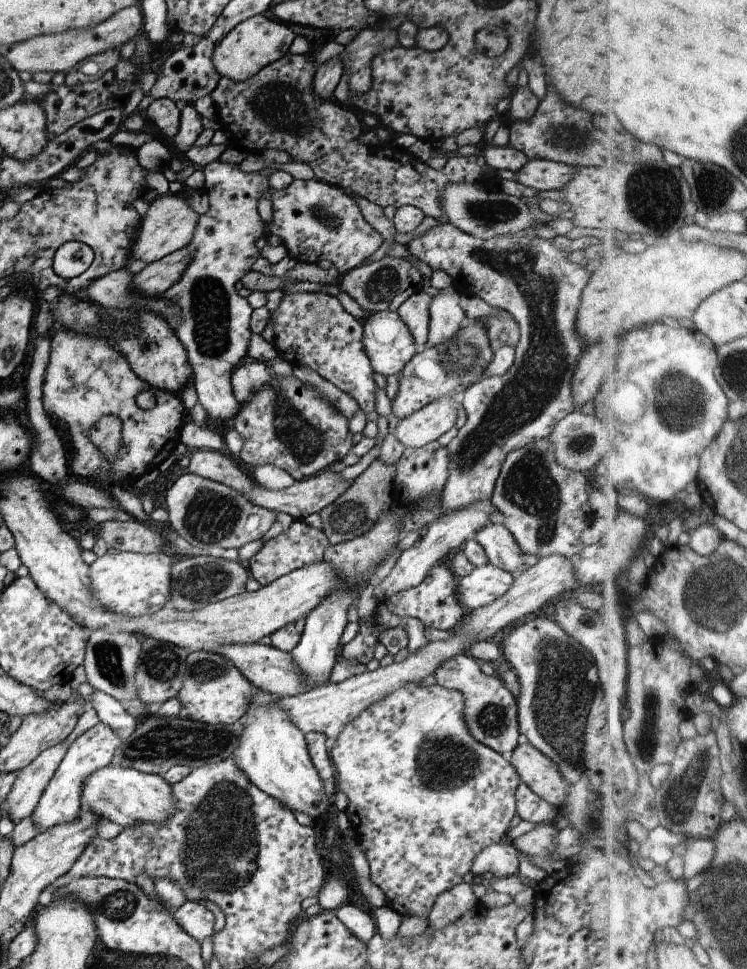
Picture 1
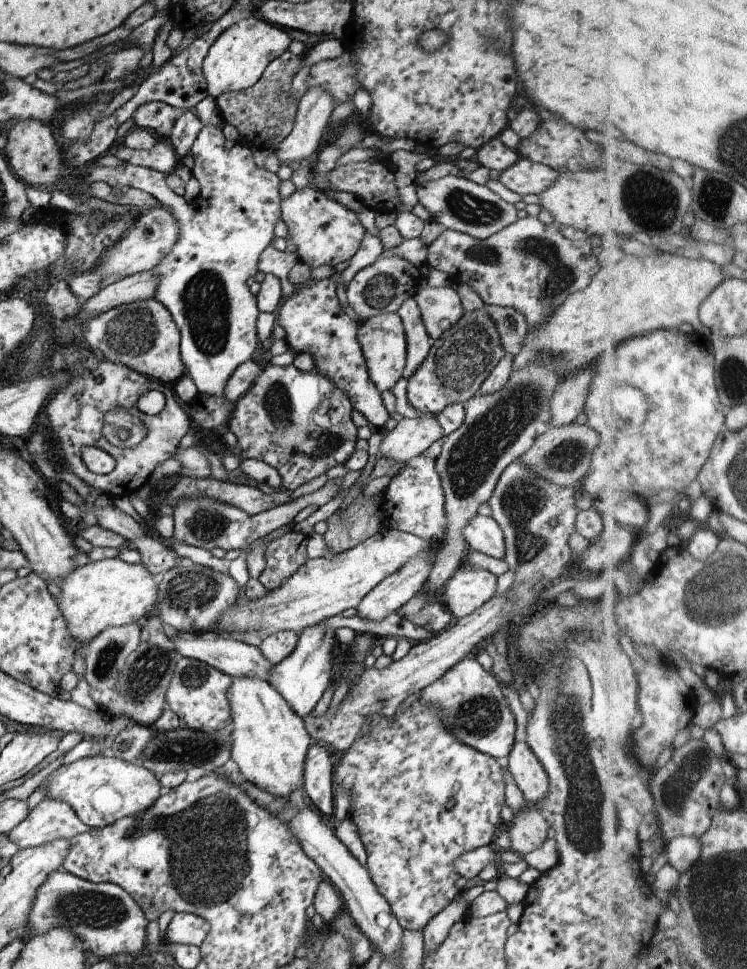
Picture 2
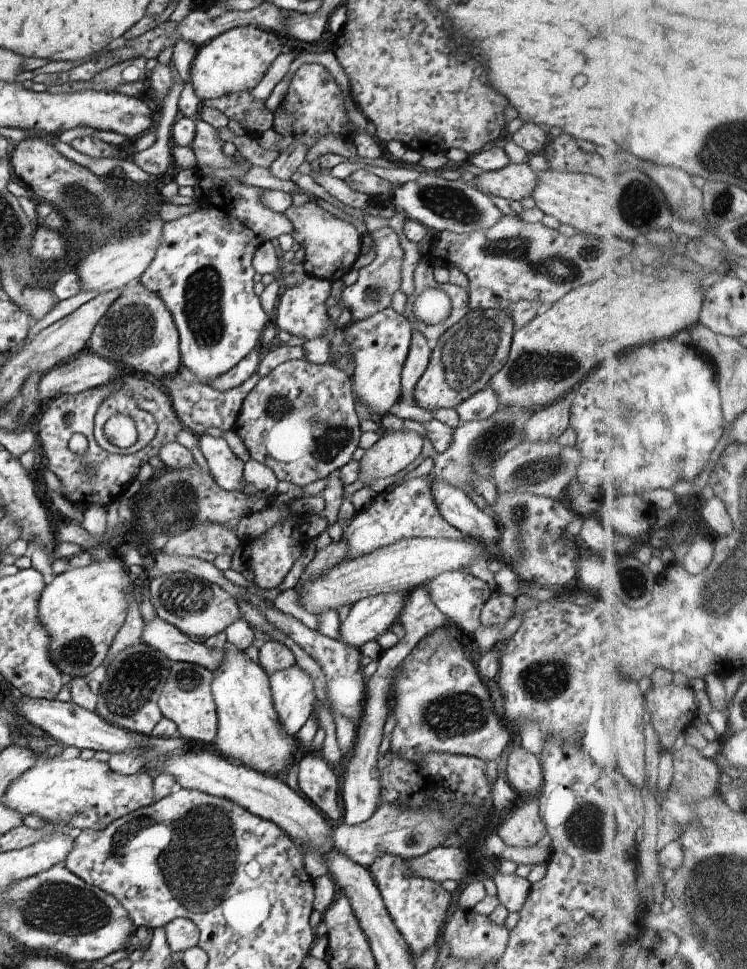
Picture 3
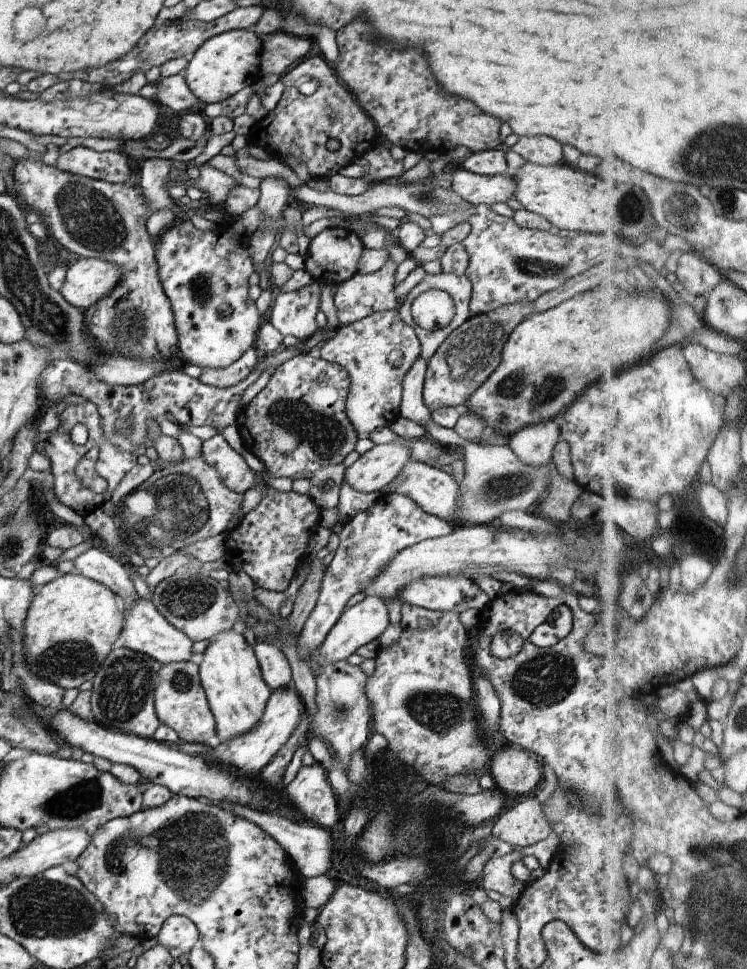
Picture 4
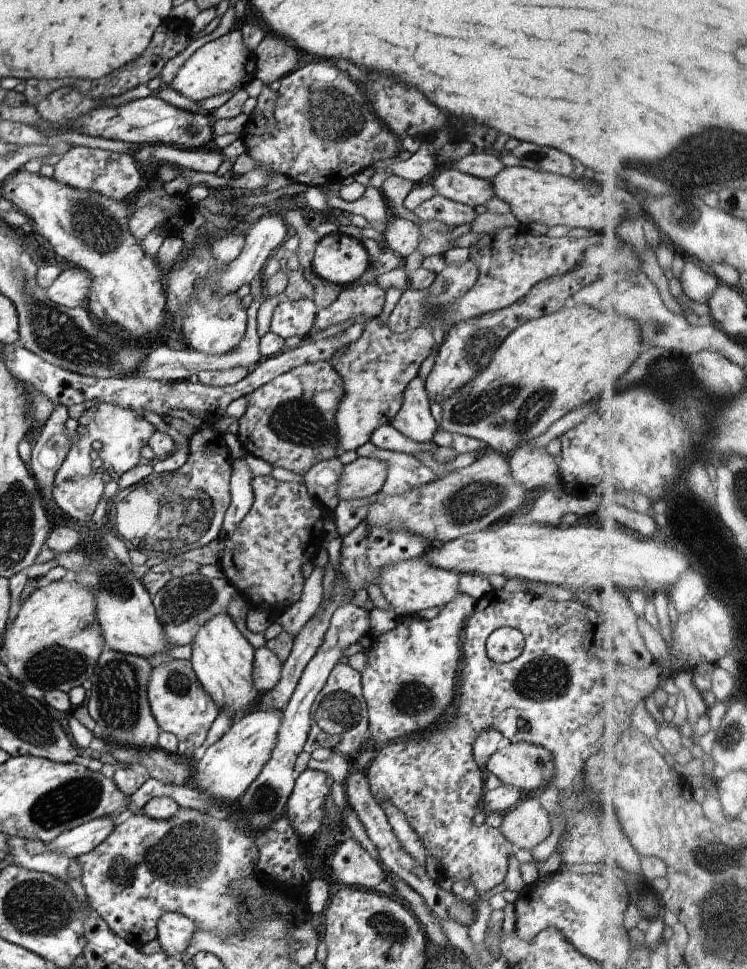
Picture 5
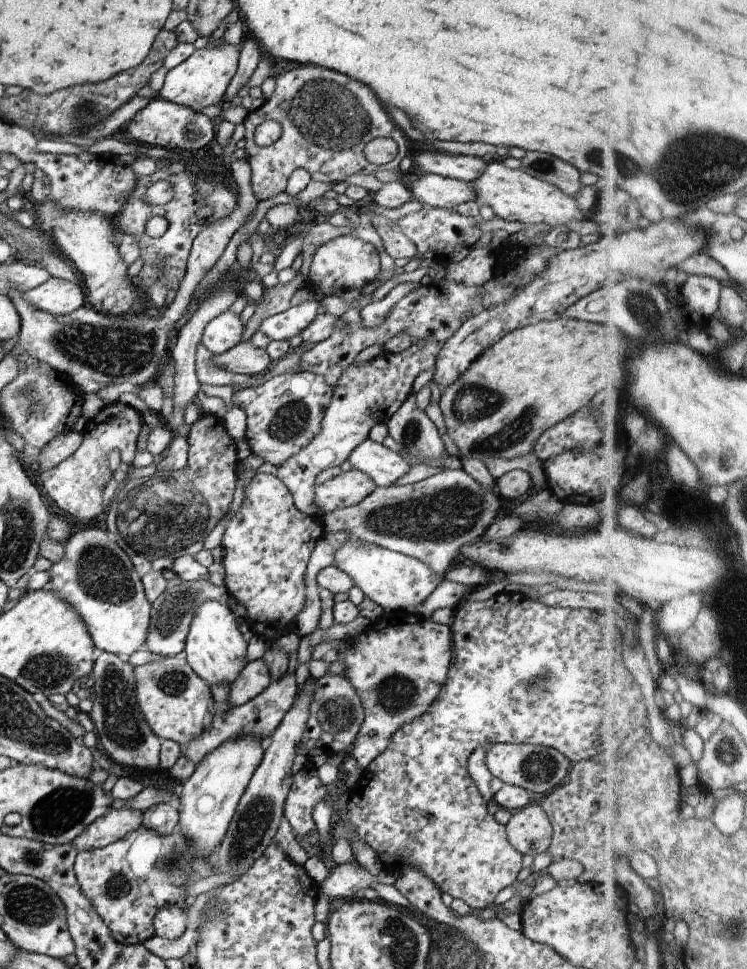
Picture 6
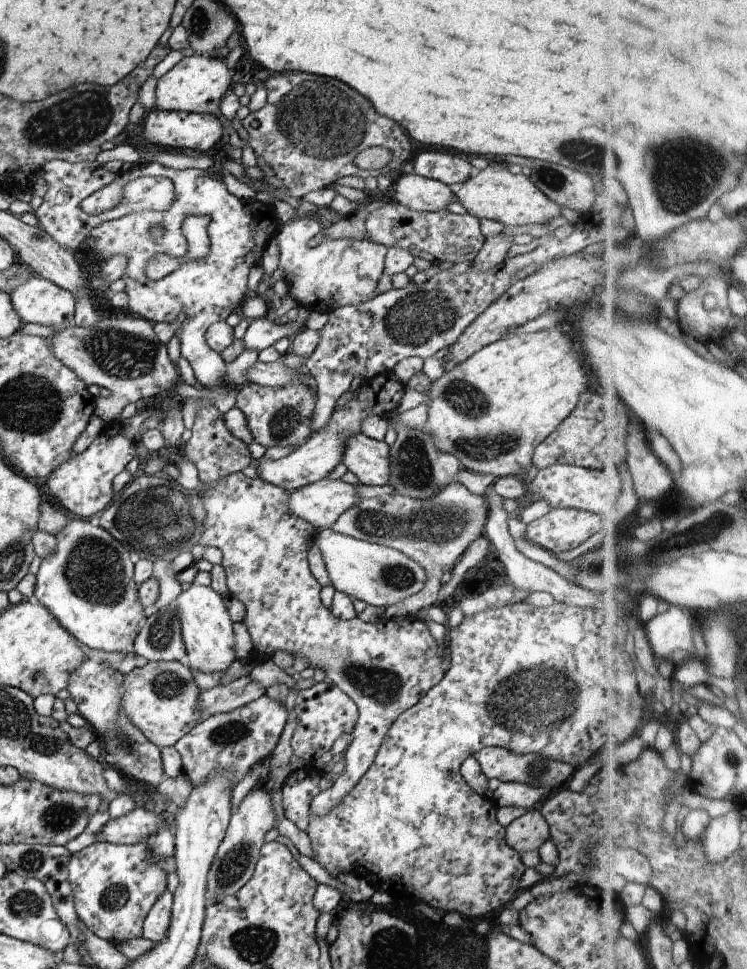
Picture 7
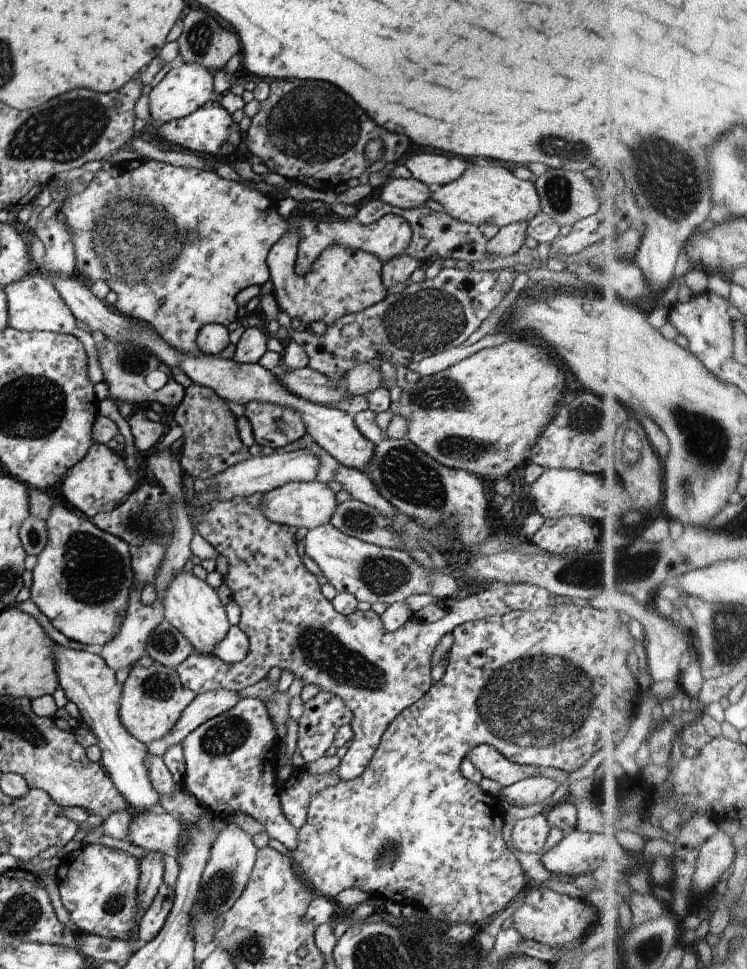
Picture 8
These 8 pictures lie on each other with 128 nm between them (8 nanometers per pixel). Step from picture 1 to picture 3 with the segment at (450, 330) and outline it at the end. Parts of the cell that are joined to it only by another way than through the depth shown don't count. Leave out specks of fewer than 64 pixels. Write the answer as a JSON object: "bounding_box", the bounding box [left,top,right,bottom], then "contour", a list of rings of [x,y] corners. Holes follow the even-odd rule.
{"bounding_box":[404,258,472,351],"contour":[[[421,258],[414,272],[414,291],[407,298],[408,302],[406,302],[406,308],[404,309],[404,312],[408,314],[406,318],[413,327],[416,327],[417,330],[420,330],[424,334],[424,338],[428,340],[432,351],[437,345],[438,340],[442,337],[442,334],[446,330],[450,330],[452,326],[458,324],[466,314],[472,311],[469,304],[470,296],[465,288],[458,286],[458,284],[452,284],[449,281],[444,284],[436,282],[433,276],[433,268],[430,268],[430,265],[426,264],[426,260],[423,260],[423,258]],[[426,288],[444,290],[450,296],[450,300],[452,300],[452,314],[444,322],[440,322],[440,324],[434,326],[428,326],[424,322],[420,322],[413,311],[416,297],[418,294],[424,292]]]}

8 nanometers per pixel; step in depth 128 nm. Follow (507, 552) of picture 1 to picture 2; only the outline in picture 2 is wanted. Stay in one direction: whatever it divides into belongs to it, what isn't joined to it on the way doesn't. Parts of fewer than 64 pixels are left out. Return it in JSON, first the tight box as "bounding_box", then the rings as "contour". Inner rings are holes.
{"bounding_box":[464,514,504,561],"contour":[[[474,514],[474,518],[464,526],[464,536],[469,545],[468,549],[504,561],[504,534],[492,516]]]}

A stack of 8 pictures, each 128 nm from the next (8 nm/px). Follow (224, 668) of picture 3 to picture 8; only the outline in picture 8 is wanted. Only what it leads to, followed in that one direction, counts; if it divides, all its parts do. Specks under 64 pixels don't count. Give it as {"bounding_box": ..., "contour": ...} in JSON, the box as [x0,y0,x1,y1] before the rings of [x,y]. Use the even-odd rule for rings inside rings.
{"bounding_box":[163,567,230,655],"contour":[[[190,567],[177,574],[165,589],[163,615],[164,619],[184,635],[184,638],[194,647],[194,651],[203,655],[212,655],[230,628],[225,606],[220,601],[217,589],[210,587],[206,581],[196,578],[190,571]]]}

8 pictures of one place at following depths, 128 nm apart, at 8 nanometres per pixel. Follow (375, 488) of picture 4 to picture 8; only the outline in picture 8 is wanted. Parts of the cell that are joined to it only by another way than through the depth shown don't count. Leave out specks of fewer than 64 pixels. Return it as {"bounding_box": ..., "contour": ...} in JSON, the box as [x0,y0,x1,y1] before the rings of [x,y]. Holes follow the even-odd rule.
{"bounding_box":[261,481,340,529],"contour":[[[308,481],[286,483],[277,489],[264,493],[261,500],[262,512],[278,524],[287,524],[297,528],[315,529],[331,522],[332,515],[340,503],[336,493],[328,483],[322,481]]]}

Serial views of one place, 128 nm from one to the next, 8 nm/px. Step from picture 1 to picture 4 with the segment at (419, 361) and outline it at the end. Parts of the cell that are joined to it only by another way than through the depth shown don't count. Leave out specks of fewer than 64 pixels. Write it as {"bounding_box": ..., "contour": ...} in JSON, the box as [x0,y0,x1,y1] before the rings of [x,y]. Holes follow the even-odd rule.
{"bounding_box":[423,302,532,408],"contour":[[[516,302],[502,306],[482,315],[471,316],[450,335],[436,353],[428,360],[423,398],[426,407],[436,408],[461,406],[488,380],[501,362],[502,350],[510,334],[524,320],[532,316],[530,302]]]}

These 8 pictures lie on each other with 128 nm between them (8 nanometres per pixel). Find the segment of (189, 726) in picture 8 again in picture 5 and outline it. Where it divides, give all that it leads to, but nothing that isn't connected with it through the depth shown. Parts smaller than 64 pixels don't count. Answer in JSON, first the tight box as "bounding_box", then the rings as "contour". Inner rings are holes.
{"bounding_box":[252,646,283,693],"contour":[[[265,646],[258,648],[252,664],[254,690],[258,690],[259,693],[272,690],[280,682],[282,666],[283,663],[274,656],[274,652]]]}

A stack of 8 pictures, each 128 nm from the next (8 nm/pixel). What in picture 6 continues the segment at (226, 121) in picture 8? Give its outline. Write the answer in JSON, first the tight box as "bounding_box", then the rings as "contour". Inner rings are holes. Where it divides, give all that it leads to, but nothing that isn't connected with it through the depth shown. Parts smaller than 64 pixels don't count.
{"bounding_box":[123,96,216,150],"contour":[[[159,96],[151,99],[151,102],[134,116],[123,127],[128,133],[130,140],[137,141],[139,144],[151,147],[162,147],[176,150],[200,150],[204,146],[209,146],[216,134],[212,120],[206,114],[194,112],[186,106],[172,104],[168,100],[162,100]]]}

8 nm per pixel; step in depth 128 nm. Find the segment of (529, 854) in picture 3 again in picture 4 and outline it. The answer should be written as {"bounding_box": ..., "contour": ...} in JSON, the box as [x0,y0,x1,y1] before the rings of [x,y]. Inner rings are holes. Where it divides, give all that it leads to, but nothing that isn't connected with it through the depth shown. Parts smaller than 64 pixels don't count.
{"bounding_box":[482,847,526,902],"contour":[[[515,847],[514,851],[502,857],[490,858],[482,871],[482,889],[498,892],[501,896],[513,898],[514,902],[519,898],[521,888],[526,883],[517,882],[512,876],[511,866],[513,862],[521,861],[523,855],[521,848]]]}

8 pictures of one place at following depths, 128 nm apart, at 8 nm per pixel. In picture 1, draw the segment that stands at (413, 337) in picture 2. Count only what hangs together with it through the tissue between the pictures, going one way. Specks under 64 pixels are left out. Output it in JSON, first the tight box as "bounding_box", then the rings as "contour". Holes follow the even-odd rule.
{"bounding_box":[397,291,430,352],"contour":[[[425,291],[412,295],[405,300],[397,310],[399,317],[406,323],[415,340],[417,352],[427,348],[427,334],[429,331],[430,297]]]}

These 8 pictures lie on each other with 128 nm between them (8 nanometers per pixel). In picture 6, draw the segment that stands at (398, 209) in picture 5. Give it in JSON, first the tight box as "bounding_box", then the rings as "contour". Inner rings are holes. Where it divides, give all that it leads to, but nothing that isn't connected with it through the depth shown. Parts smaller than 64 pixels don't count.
{"bounding_box":[266,175,382,232],"contour":[[[353,175],[333,182],[321,182],[312,180],[310,184],[296,196],[296,202],[288,202],[288,204],[278,204],[274,208],[270,208],[266,214],[266,219],[274,232],[291,231],[298,227],[296,220],[299,217],[299,204],[302,202],[310,203],[325,195],[327,191],[335,188],[338,182],[344,182],[347,186],[360,186],[367,192],[376,193],[382,188],[382,183],[376,180],[374,175]]]}

